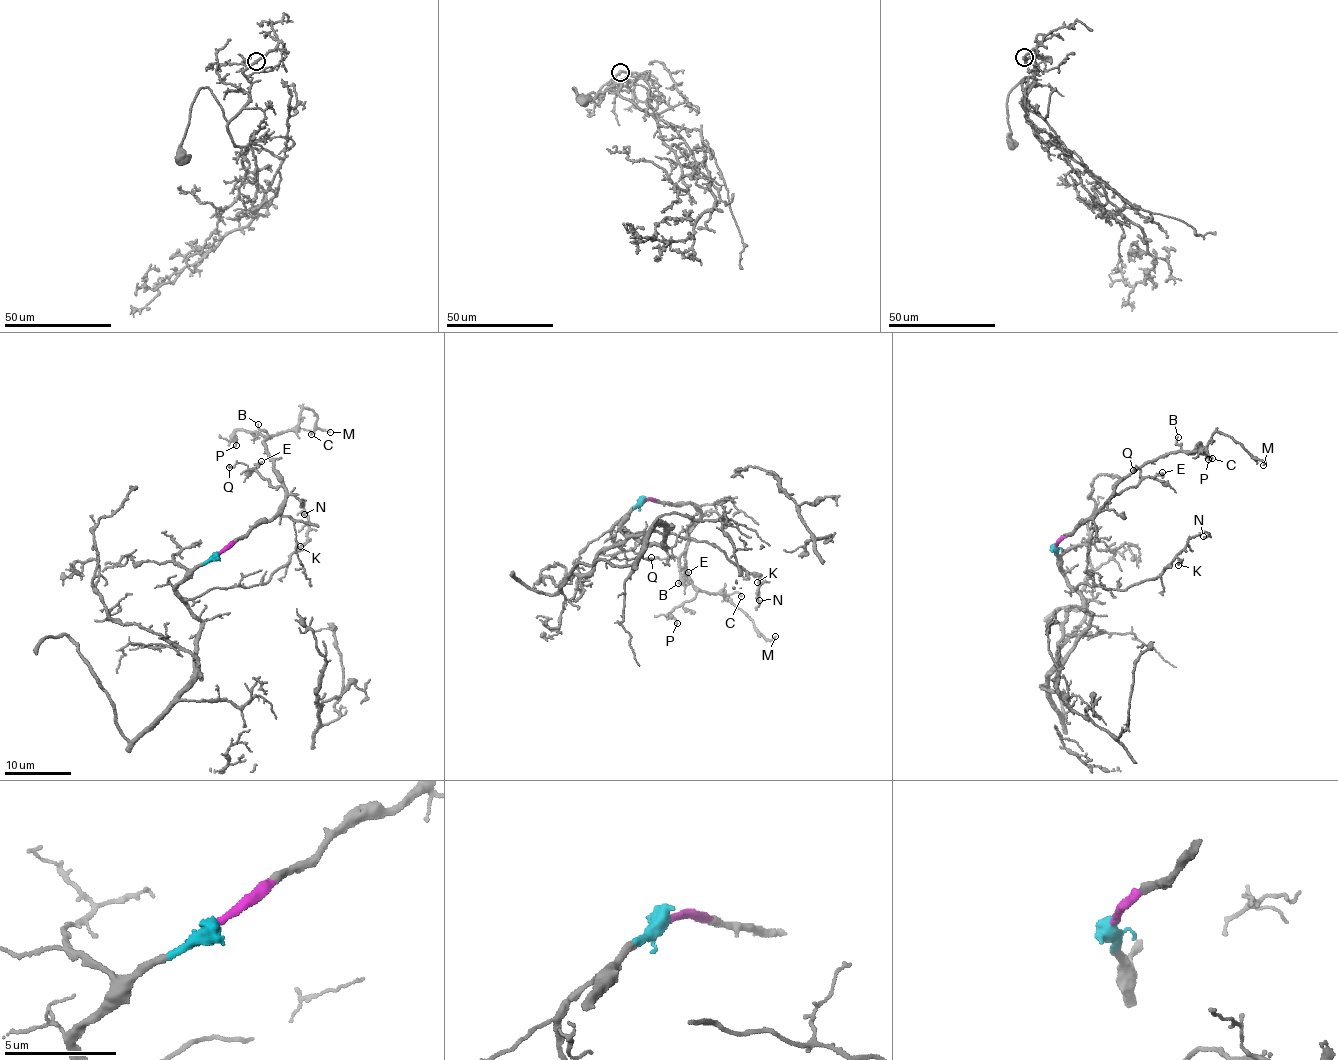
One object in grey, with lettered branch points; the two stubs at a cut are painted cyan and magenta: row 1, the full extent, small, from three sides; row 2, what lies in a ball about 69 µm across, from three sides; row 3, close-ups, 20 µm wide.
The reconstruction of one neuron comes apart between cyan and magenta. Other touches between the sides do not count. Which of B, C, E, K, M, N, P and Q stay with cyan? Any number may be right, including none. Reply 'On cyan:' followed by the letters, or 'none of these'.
On cyan: K, N

